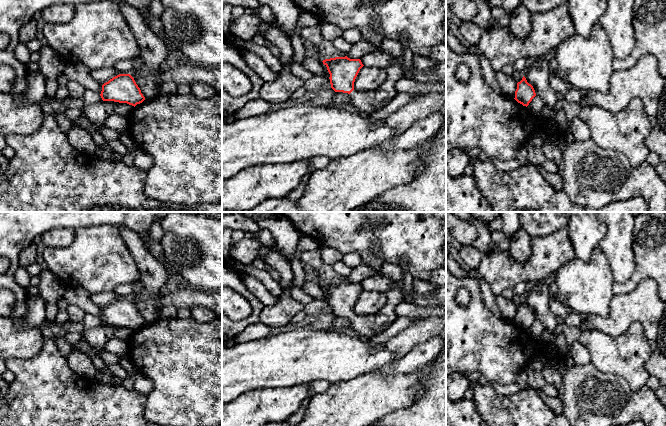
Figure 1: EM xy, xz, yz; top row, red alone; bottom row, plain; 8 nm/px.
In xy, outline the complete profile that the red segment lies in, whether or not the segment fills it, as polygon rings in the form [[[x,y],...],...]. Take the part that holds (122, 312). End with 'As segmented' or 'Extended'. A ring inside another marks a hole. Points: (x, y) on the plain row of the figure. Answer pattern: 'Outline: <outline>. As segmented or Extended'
Outline: [[[119,298],[102,309],[103,325],[127,327],[132,330],[142,327],[145,321],[130,298]]]. As segmented

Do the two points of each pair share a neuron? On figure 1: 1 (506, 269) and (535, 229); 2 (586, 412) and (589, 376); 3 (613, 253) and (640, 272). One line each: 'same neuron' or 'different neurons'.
1: different neurons
2: same neuron
3: different neurons

